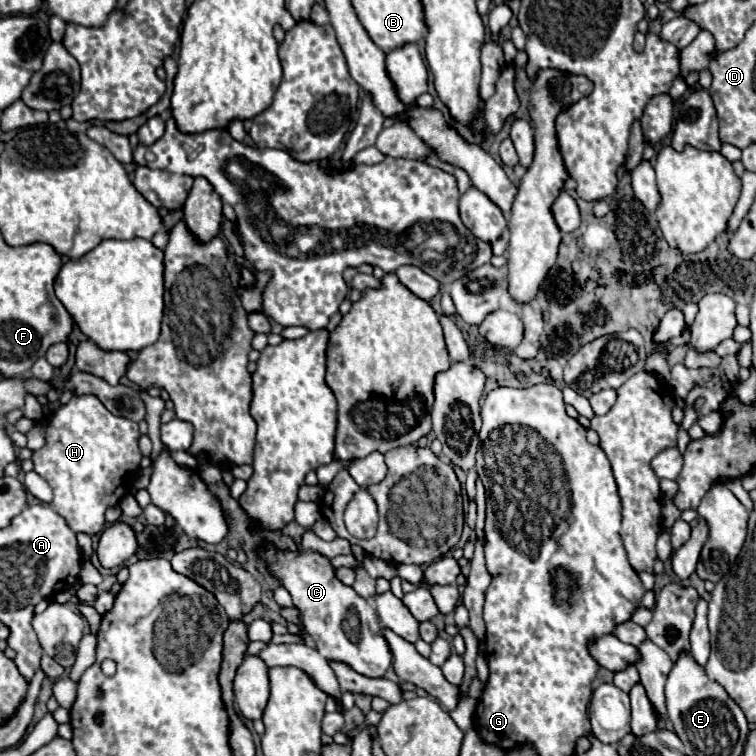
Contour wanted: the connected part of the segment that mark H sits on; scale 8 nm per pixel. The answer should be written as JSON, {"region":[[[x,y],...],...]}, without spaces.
{"region":[[[73,396],[45,420],[45,446],[33,452],[35,472],[53,486],[53,502],[73,532],[99,534],[105,528],[105,510],[119,504],[139,472],[139,428],[133,420],[113,416],[95,396]]]}

